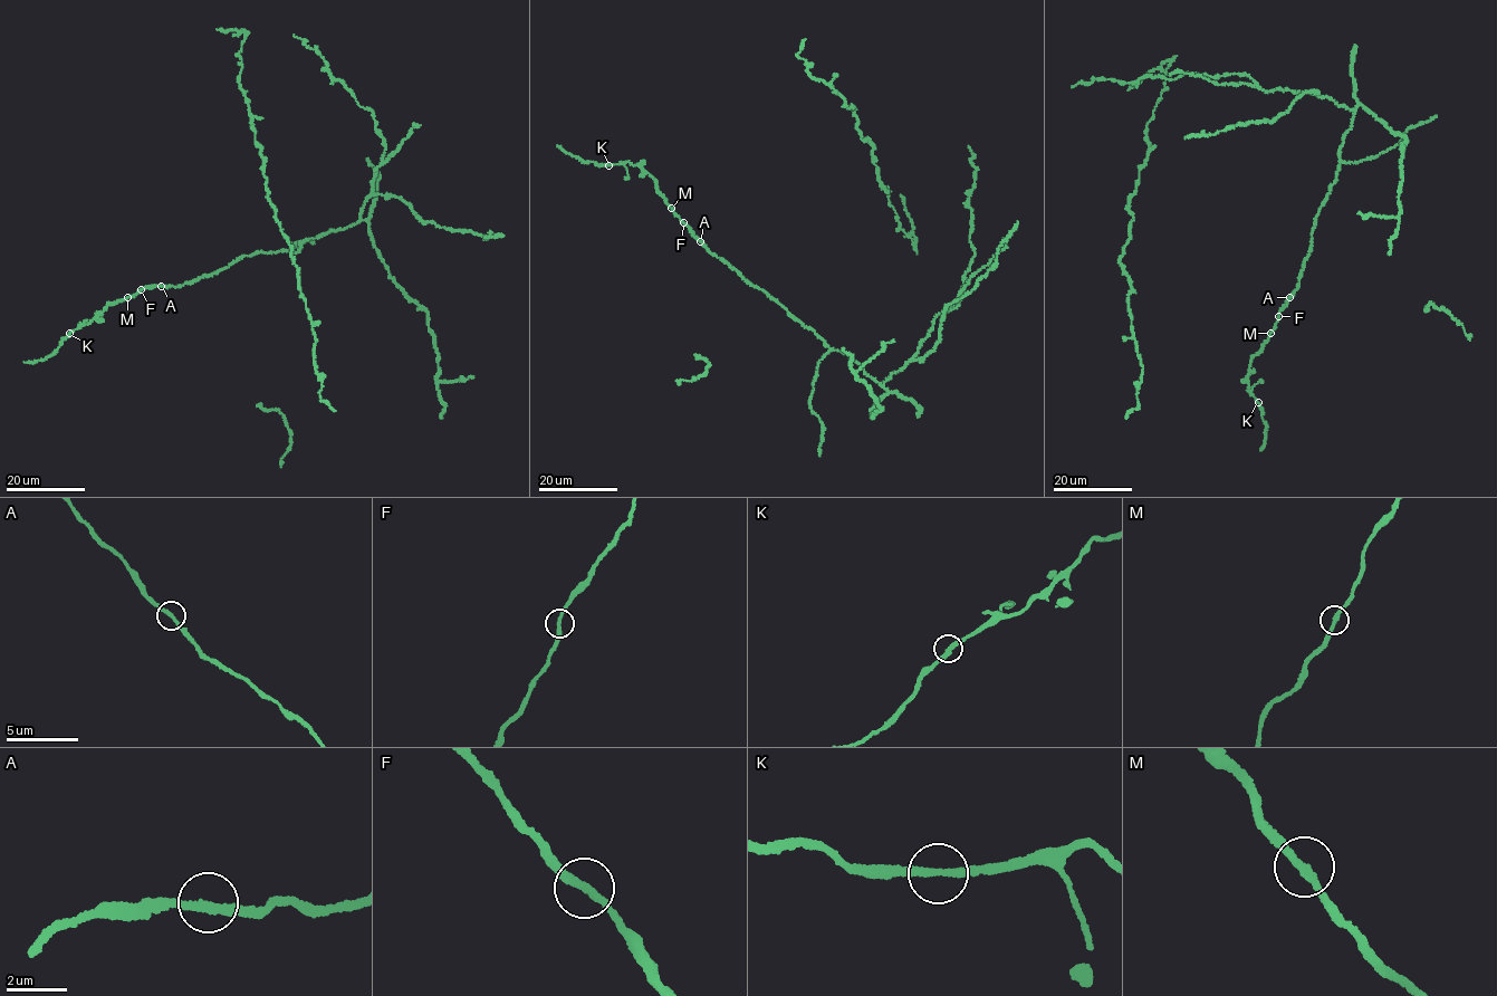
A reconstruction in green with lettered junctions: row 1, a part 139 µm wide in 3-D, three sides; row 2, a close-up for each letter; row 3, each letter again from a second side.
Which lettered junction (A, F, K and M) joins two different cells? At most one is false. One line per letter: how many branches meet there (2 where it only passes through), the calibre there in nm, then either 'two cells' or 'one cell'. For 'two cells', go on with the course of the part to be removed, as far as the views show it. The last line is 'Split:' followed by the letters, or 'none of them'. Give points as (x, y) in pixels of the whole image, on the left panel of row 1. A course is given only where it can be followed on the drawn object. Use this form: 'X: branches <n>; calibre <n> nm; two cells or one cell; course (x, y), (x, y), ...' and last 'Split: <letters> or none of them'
A: branches 2; calibre 260 nm; two cells
F: branches 2; calibre 260 nm; one cell
K: branches 2; calibre 260 nm; one cell
M: branches 2; calibre 240 nm; one cell
Split: A

